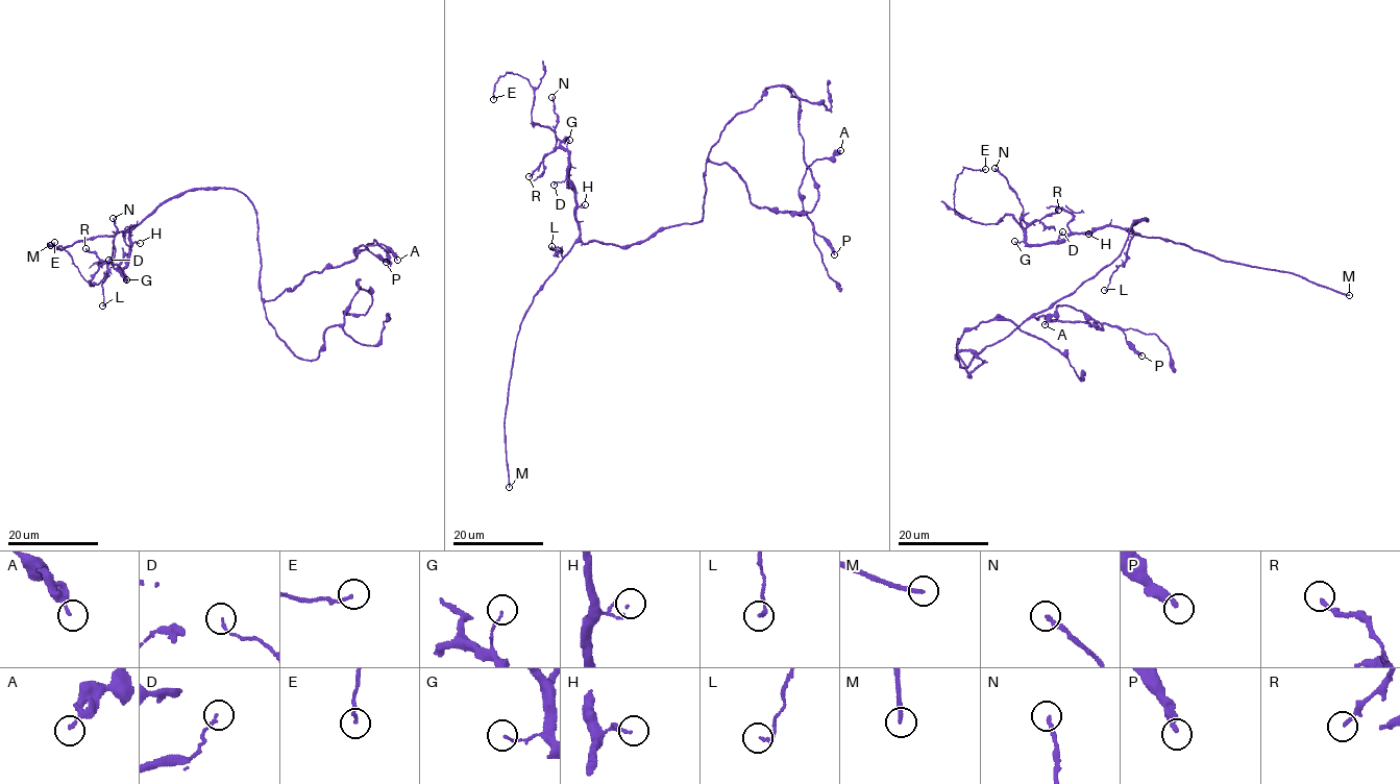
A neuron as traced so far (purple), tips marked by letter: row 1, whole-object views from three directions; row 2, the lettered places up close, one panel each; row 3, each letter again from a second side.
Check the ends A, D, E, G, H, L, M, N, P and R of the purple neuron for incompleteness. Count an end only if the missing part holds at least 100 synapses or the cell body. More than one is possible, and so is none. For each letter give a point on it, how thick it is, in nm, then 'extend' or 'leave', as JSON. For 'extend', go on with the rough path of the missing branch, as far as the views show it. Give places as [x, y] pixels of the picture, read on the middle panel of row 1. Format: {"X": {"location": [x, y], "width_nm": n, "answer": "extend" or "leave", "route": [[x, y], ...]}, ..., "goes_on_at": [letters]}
{"A": {"location": [840, 150], "width_nm": 160, "answer": "leave"}, "D": {"location": [554, 185], "width_nm": 130, "answer": "leave"}, "E": {"location": [493, 99], "width_nm": 140, "answer": "leave"}, "G": {"location": [569, 140], "width_nm": 100, "answer": "leave"}, "H": {"location": [585, 204], "width_nm": 110, "answer": "leave"}, "L": {"location": [551, 246], "width_nm": 150, "answer": "leave"}, "M": {"location": [509, 487], "width_nm": 200, "answer": "extend"}, "N": {"location": [551, 97], "width_nm": 200, "answer": "leave"}, "P": {"location": [834, 254], "width_nm": 320, "answer": "leave"}, "R": {"location": [529, 176], "width_nm": 170, "answer": "leave"}, "goes_on_at": ["M"]}

